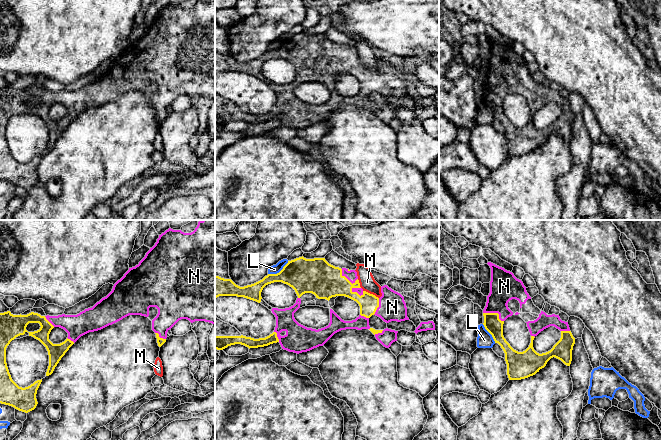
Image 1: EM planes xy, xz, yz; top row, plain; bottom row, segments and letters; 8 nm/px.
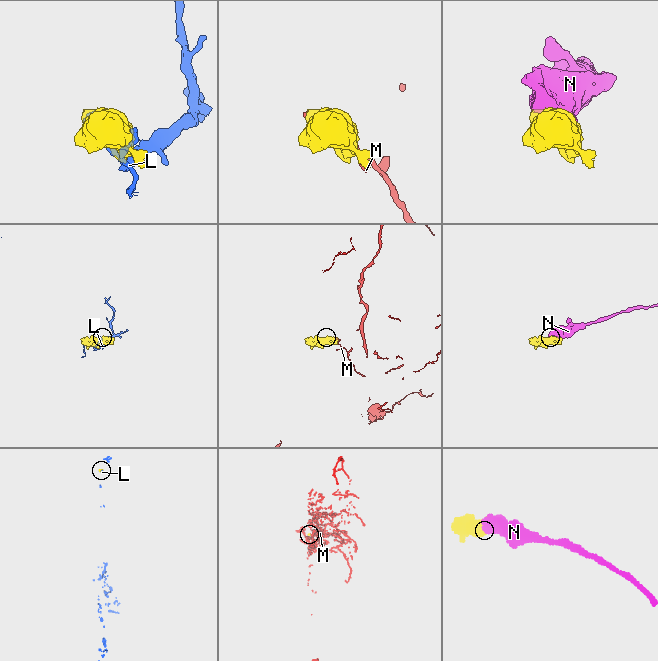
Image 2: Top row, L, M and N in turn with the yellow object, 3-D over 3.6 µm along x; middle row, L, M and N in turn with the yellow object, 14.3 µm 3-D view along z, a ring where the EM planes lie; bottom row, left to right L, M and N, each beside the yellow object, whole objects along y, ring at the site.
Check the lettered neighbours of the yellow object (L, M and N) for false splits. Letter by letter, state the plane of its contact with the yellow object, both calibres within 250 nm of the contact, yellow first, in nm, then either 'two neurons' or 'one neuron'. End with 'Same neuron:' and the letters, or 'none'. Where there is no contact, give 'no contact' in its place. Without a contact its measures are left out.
L: meets yellow in xz; 280 nm thick on the yellow side, 70 nm on the other; two neurons
M: meets yellow in xz; 160 nm thick on the yellow side, 130 nm on the other; two neurons
N: meets yellow in yz; 140 nm thick on the yellow side, 240 nm on the other; one neuron
Same neuron: N

